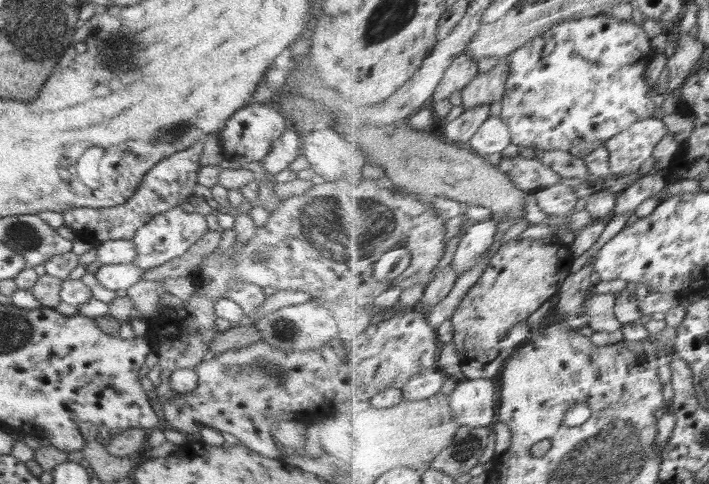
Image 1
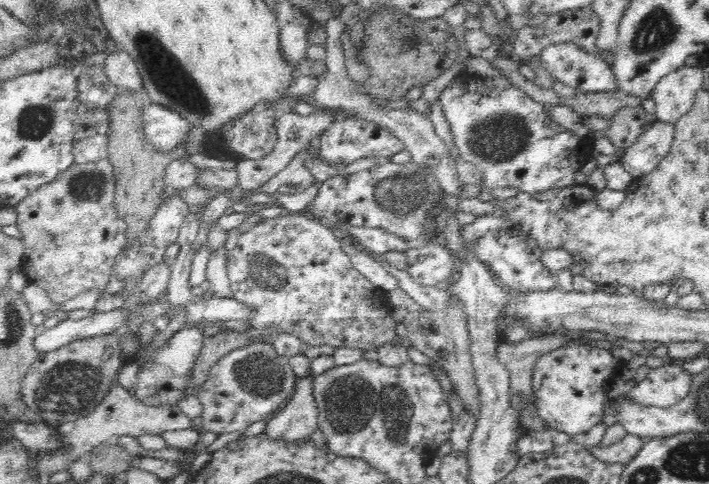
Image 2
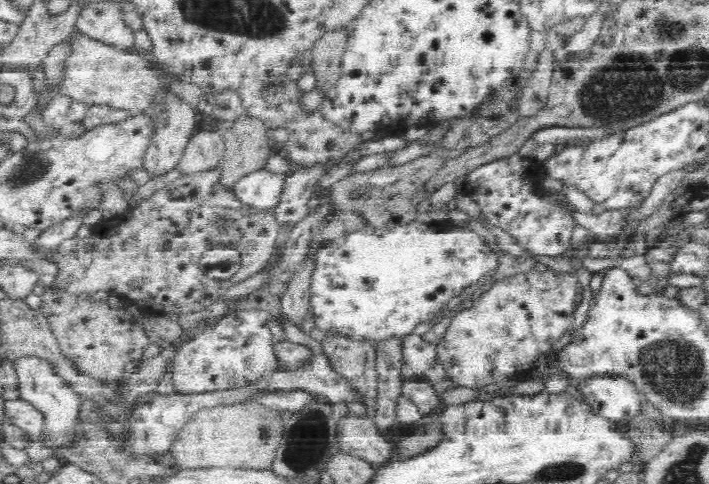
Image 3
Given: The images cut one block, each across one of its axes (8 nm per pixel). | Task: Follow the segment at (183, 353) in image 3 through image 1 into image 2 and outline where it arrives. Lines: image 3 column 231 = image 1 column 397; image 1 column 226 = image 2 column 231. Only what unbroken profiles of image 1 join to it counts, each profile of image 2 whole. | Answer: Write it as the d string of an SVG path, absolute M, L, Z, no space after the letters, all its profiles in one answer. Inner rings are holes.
M262 342L236 348L220 358L208 379L197 387L196 397L203 405L203 430L217 435L244 431L254 422L271 418L294 395L298 382L289 358L279 356L272 343Z

